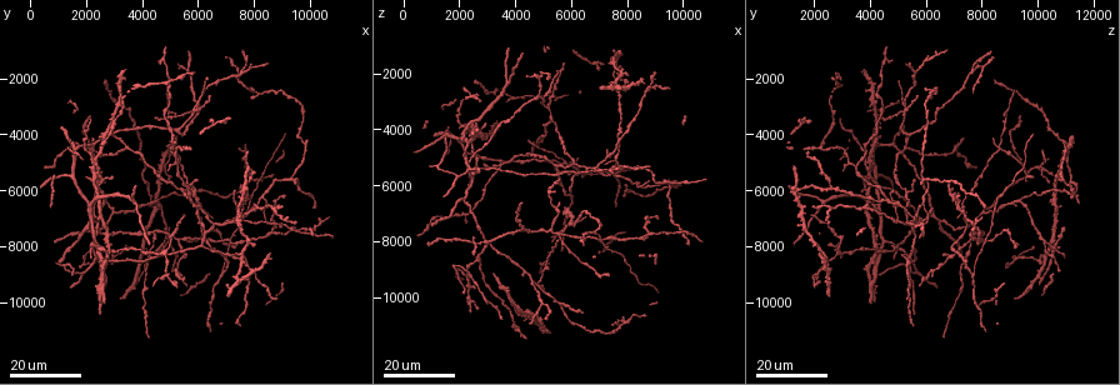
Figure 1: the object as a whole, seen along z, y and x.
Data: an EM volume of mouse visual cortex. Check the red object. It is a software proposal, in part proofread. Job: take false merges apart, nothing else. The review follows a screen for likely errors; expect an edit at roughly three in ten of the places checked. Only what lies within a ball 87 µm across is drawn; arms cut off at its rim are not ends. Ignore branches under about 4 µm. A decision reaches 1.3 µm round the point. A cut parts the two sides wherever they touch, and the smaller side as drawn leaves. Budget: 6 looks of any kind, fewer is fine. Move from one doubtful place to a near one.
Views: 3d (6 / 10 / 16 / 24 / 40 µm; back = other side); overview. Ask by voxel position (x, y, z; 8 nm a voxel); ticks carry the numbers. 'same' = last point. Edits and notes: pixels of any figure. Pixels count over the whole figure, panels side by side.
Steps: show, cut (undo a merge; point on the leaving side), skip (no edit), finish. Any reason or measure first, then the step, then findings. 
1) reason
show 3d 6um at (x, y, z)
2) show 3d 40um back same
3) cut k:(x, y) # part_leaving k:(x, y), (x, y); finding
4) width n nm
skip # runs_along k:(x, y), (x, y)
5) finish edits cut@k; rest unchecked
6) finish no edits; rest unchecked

side arm on a straight run
show 3d 16um at (6800, 8900, 7600)

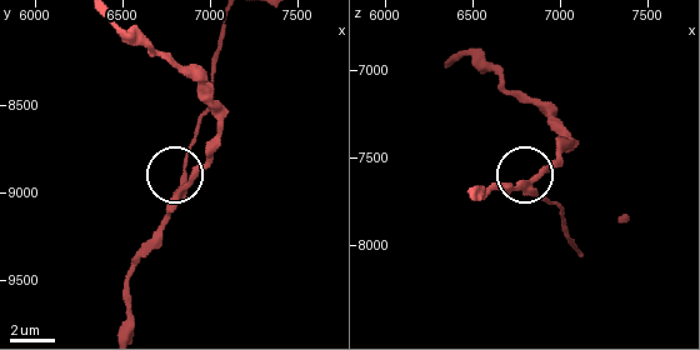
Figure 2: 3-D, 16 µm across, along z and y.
show 3d 10um at (6820, 9000, 7640)

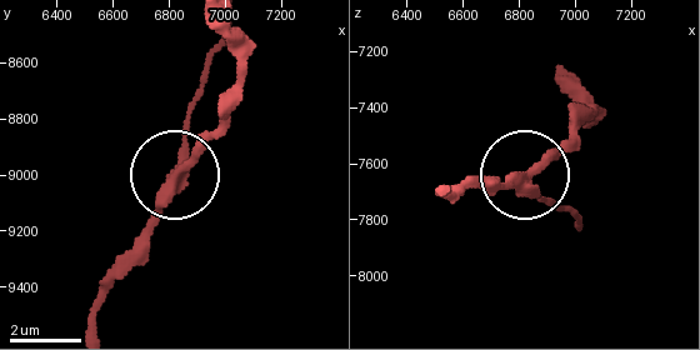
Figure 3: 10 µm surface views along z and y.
show 3d 10um back at (6830, 9020, 7650)

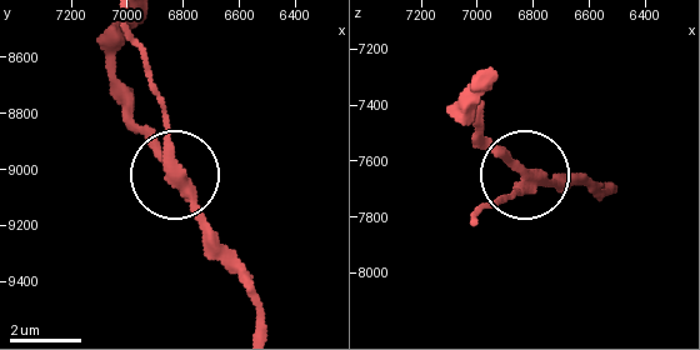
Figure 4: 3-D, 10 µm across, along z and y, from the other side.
cut 4:(164, 120) # part_leaving 4:(170, 169), (170, 126), (128, 29); two neurons meet here

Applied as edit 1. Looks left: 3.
three arms meet
show 3d 24um at (1900, 8900, 5600)

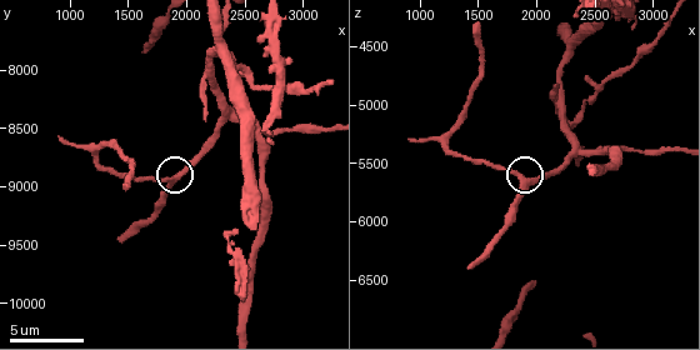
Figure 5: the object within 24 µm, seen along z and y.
closer look
show 3d 10um at (1880, 8920, 5620)

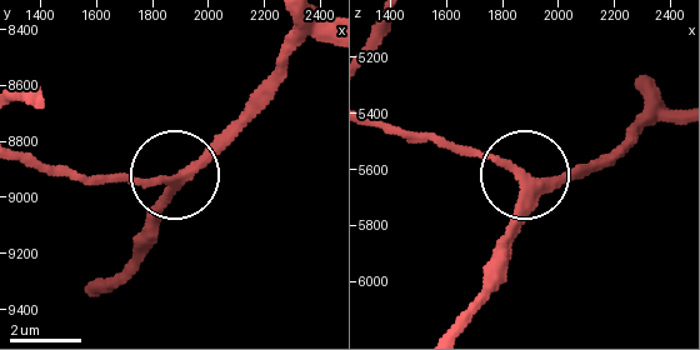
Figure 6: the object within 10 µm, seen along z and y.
arms 3
skip # runs_along 6:(329, 41), (301, 48), (176, 173), (159, 233); all the same neuron

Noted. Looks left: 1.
finish edits cut@4; rest unchecked

